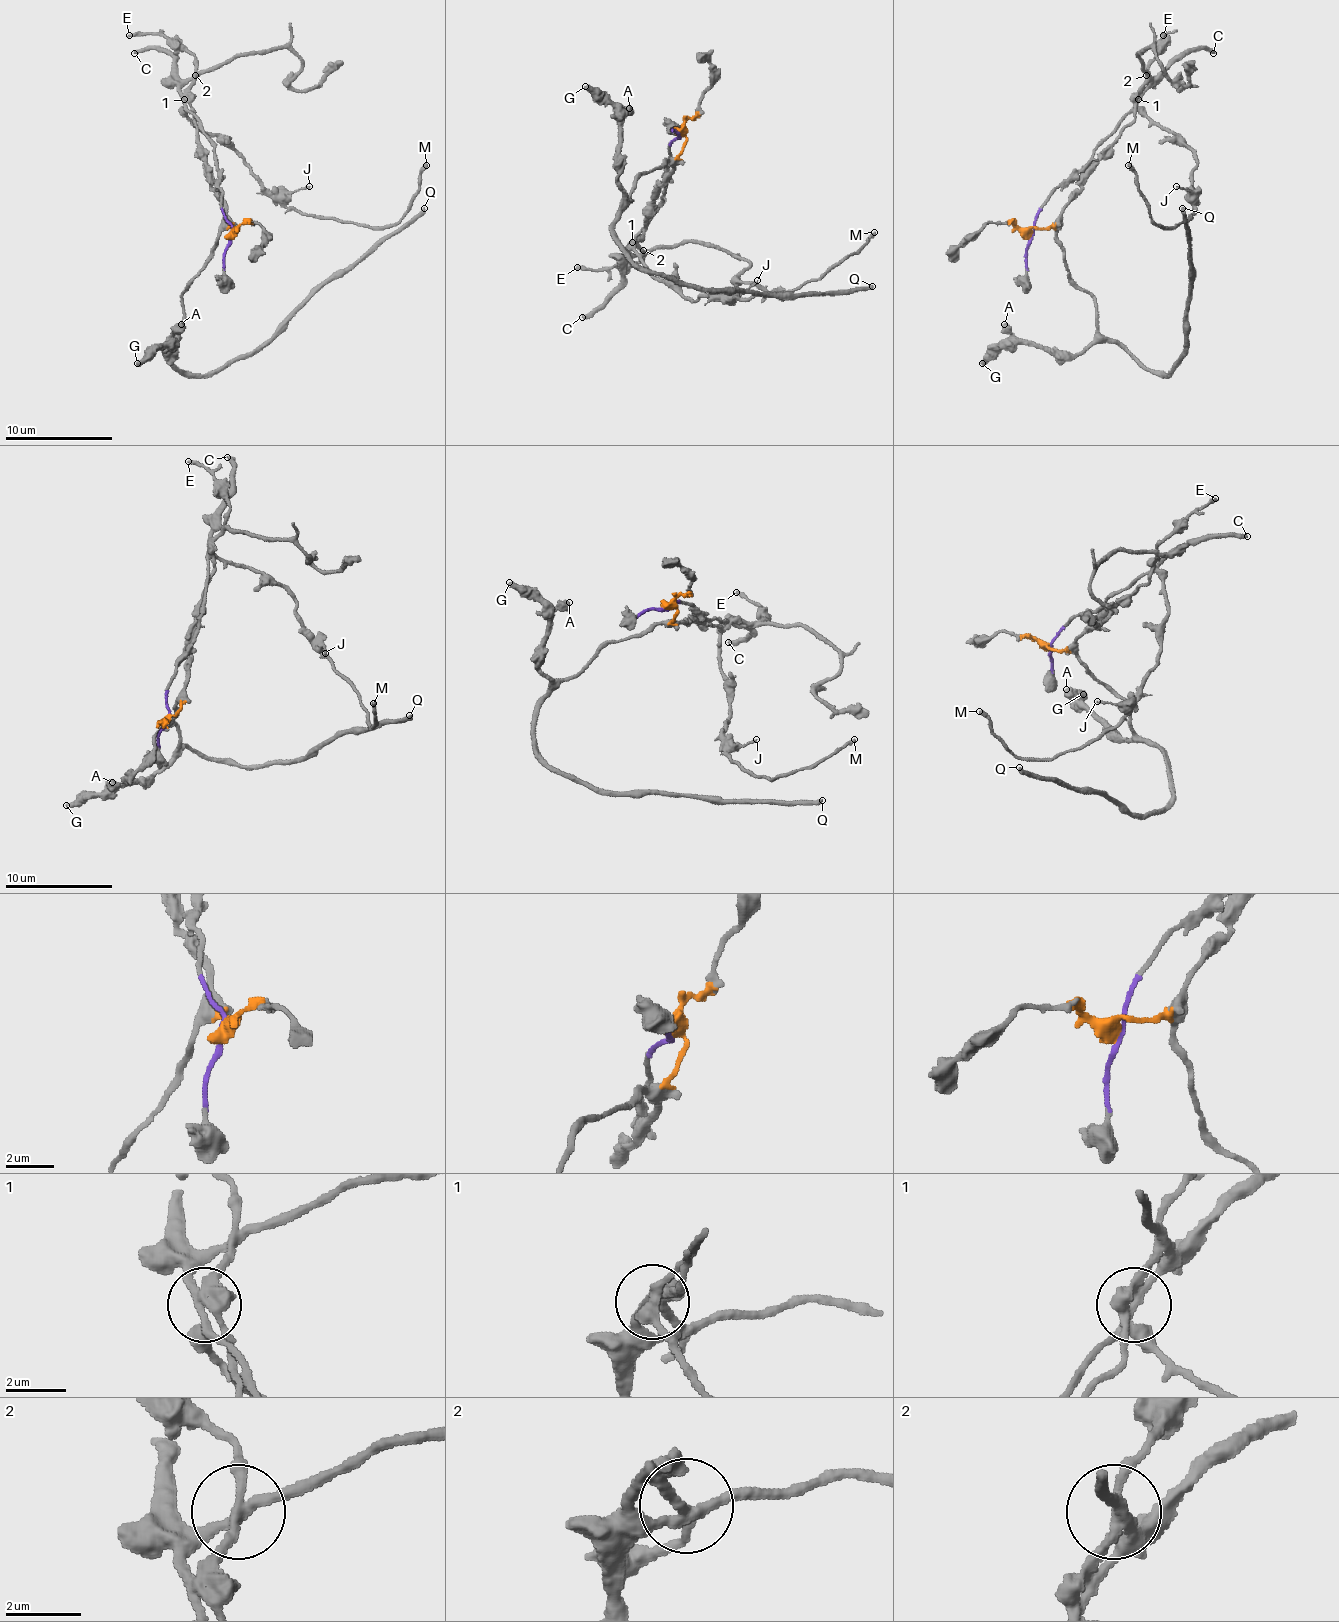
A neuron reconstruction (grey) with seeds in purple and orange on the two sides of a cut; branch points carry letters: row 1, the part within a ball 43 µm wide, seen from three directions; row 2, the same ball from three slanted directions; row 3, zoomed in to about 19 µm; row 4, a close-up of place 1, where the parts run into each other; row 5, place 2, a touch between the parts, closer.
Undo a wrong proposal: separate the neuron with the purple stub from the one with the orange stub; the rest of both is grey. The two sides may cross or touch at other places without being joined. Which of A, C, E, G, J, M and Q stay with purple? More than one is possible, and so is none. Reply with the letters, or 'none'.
C, J, M

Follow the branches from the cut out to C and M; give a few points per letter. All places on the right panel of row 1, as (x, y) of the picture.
C: (1030, 237), (1041, 204), (1081, 169), (1100, 142), (1178, 59), (1197, 48), (1213, 53)
M: (1030, 237), (1041, 204), (1133, 110), (1146, 113), (1197, 161), (1192, 215), (1159, 226), (1127, 164)

